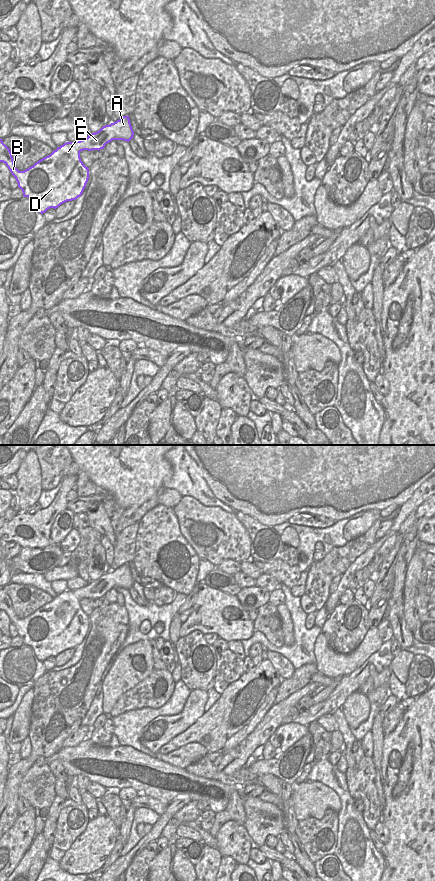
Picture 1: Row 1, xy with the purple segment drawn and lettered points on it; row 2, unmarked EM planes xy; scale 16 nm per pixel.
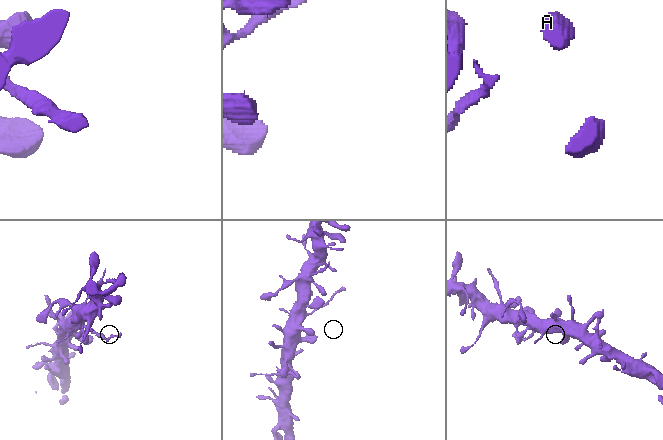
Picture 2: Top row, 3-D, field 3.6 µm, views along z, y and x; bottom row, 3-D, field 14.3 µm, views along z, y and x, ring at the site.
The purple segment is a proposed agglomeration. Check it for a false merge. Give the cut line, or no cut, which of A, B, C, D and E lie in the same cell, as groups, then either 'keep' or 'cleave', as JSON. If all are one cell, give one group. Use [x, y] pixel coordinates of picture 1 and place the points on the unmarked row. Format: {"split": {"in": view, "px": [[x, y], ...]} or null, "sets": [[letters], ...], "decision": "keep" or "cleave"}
{"split": null, "sets": [["A", "B", "C", "D", "E"]], "decision": "keep"}

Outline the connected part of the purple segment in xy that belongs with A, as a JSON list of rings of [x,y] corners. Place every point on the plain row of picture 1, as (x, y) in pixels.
[[[123,564],[86,587],[66,590],[24,619],[19,619],[10,597],[0,587],[0,610],[6,612],[15,625],[23,644],[30,646],[36,658],[43,662],[50,656],[80,645],[89,627],[89,617],[80,606],[83,598],[101,598],[112,588],[133,587],[129,564]]]

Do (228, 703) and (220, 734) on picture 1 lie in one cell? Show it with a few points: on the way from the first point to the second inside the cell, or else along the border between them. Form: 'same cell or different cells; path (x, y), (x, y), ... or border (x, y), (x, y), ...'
same cell; path (228, 711), (228, 715), (220, 723), (220, 726)

